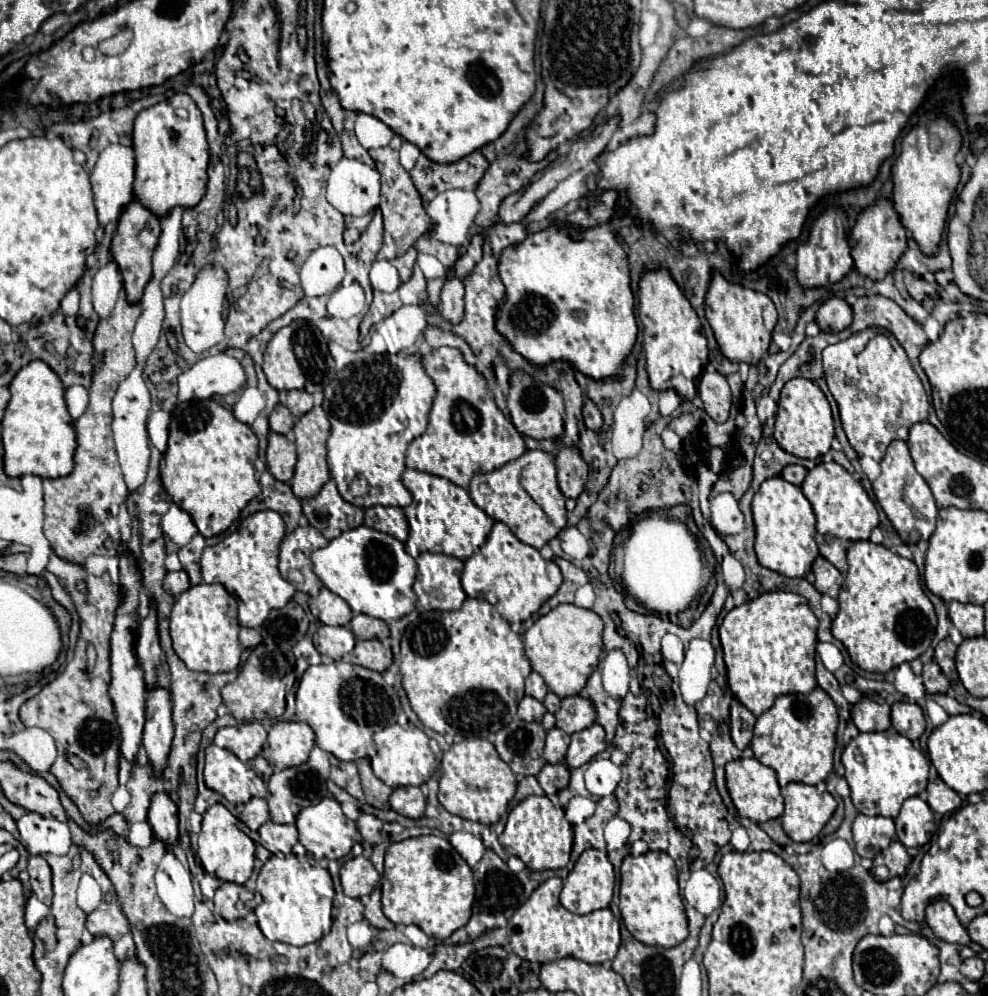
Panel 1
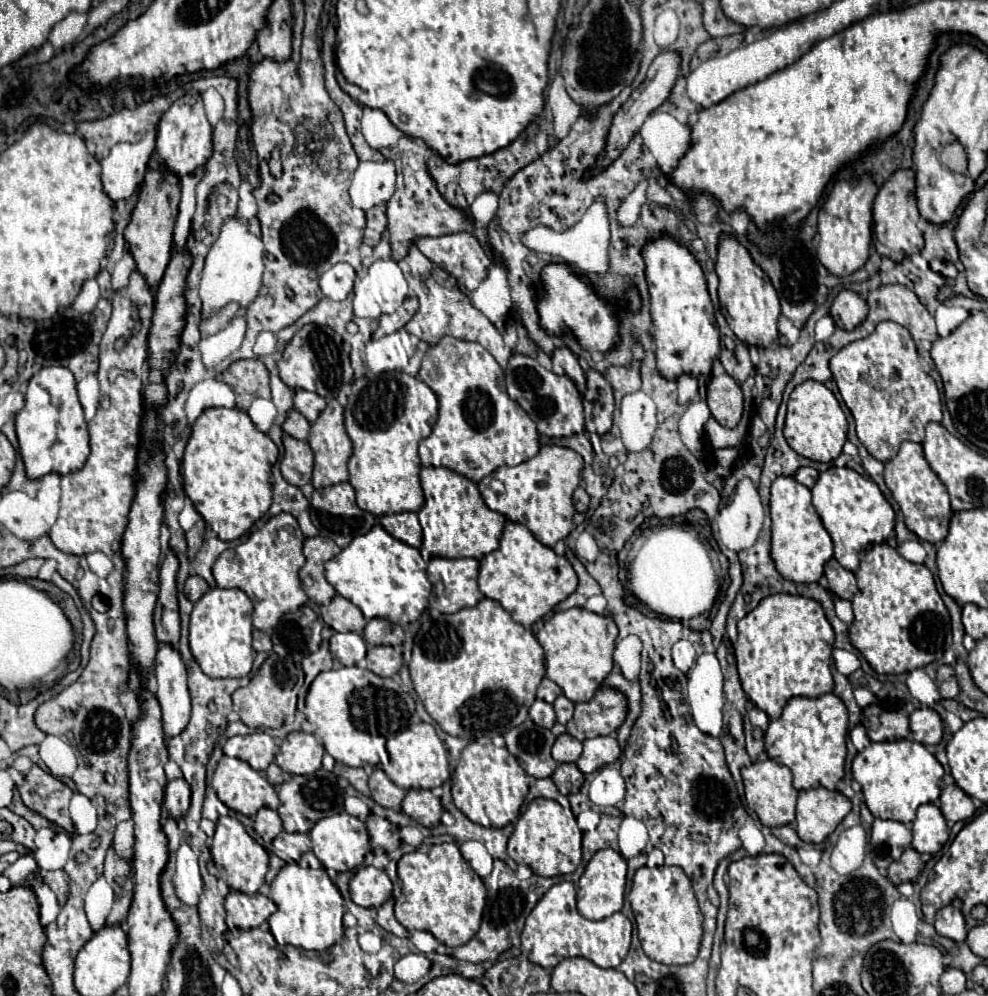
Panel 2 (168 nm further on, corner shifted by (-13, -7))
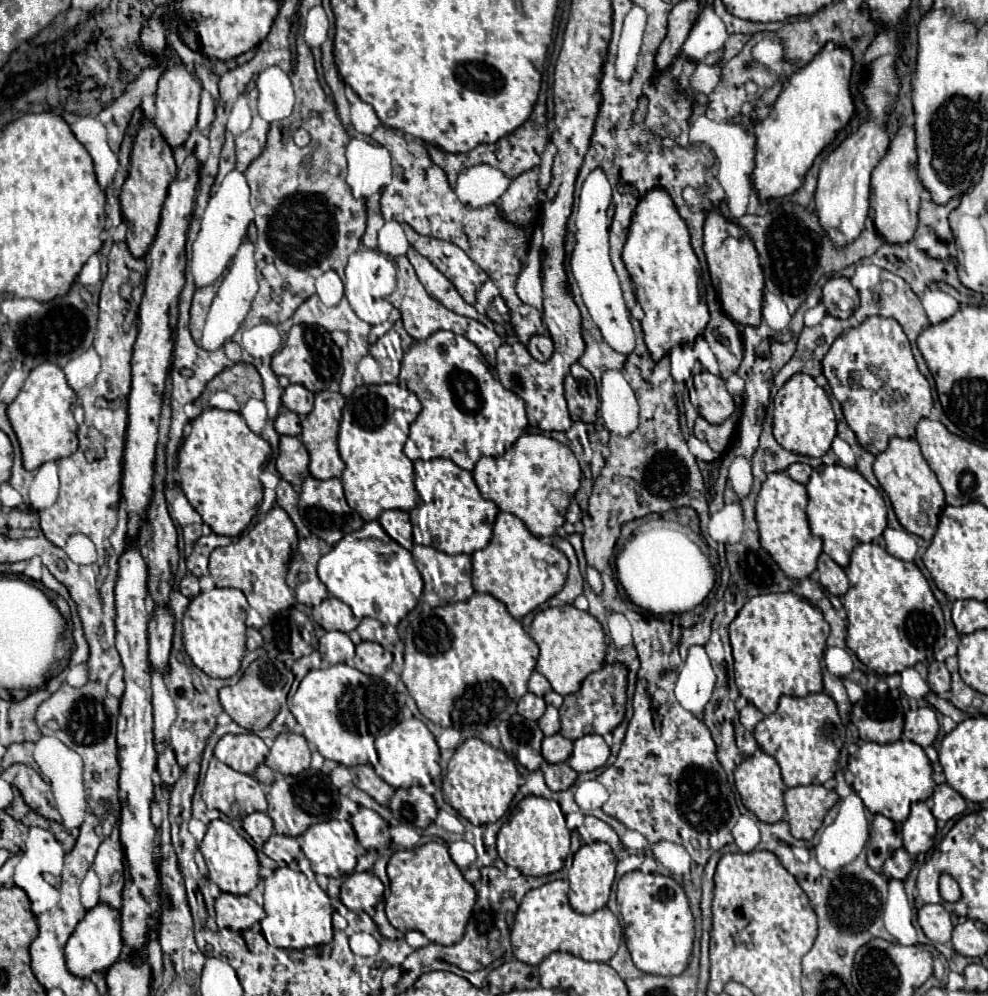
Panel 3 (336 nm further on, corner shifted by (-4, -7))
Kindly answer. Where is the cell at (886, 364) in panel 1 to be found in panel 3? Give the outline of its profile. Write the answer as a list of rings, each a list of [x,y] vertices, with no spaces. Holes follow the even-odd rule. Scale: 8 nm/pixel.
[[[869,316],[857,328],[841,334],[825,354],[821,366],[833,396],[843,406],[849,428],[855,432],[859,444],[875,456],[885,452],[889,440],[895,436],[915,438],[917,422],[931,414],[931,386],[919,372],[909,340],[893,318]]]

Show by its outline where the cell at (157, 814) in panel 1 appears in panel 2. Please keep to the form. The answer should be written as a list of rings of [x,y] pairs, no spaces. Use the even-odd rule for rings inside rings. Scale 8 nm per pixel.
[[[176,778],[168,782],[164,806],[170,814],[174,814],[176,820],[180,820],[186,814],[186,810],[190,808],[190,786],[184,778]]]

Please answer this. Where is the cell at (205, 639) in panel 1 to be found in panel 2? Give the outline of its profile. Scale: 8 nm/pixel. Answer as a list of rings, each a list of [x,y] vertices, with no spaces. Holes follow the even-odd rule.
[[[212,588],[194,604],[190,616],[190,650],[206,676],[248,676],[256,656],[252,648],[252,610],[252,600],[238,588]]]

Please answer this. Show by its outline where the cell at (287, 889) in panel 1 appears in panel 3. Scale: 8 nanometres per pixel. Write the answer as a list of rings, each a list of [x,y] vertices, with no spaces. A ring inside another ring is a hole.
[[[287,866],[277,868],[273,876],[265,880],[265,912],[267,916],[261,920],[261,930],[273,946],[303,950],[307,946],[327,944],[333,938],[331,900],[315,880],[309,880],[300,870]]]

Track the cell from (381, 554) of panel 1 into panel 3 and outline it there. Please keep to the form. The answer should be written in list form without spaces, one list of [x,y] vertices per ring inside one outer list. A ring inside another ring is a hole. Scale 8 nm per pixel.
[[[377,520],[363,524],[363,528],[345,534],[329,554],[317,564],[317,574],[327,586],[329,594],[343,600],[353,614],[361,618],[377,618],[381,622],[399,624],[421,598],[423,580],[409,550],[397,546]]]

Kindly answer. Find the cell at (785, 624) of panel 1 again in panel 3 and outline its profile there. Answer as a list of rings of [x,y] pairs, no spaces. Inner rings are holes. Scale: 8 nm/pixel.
[[[793,592],[761,594],[747,600],[729,624],[735,684],[739,694],[769,716],[775,712],[783,694],[807,696],[813,692],[823,692],[821,658],[827,636],[829,624],[825,622],[821,610]]]

